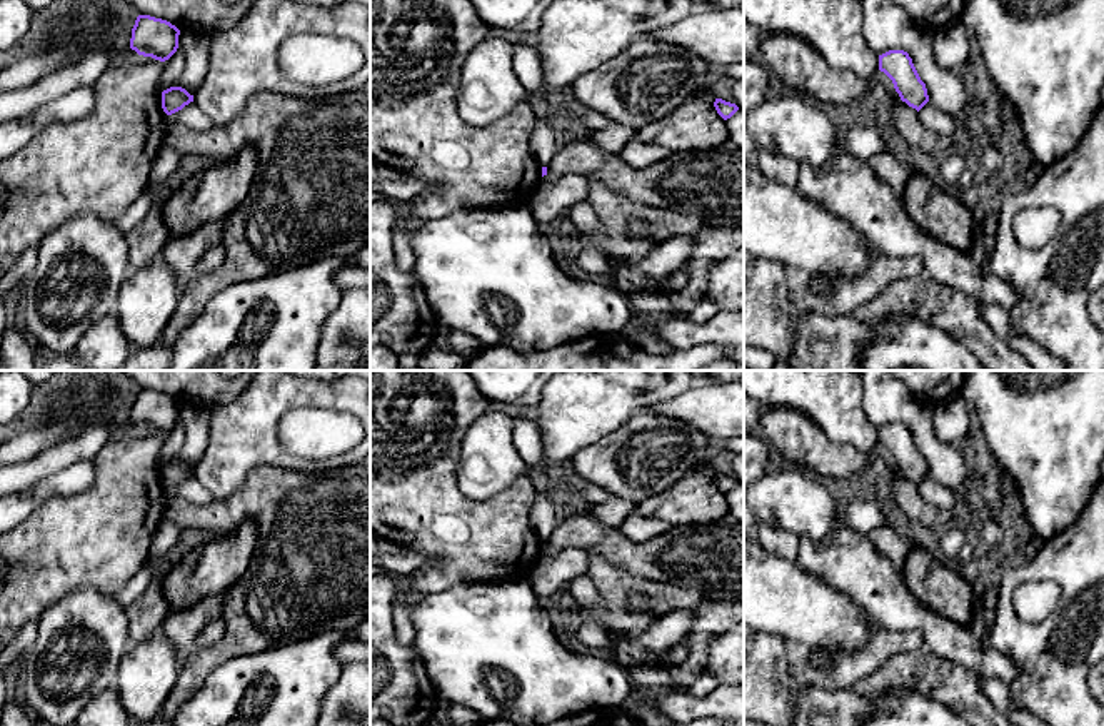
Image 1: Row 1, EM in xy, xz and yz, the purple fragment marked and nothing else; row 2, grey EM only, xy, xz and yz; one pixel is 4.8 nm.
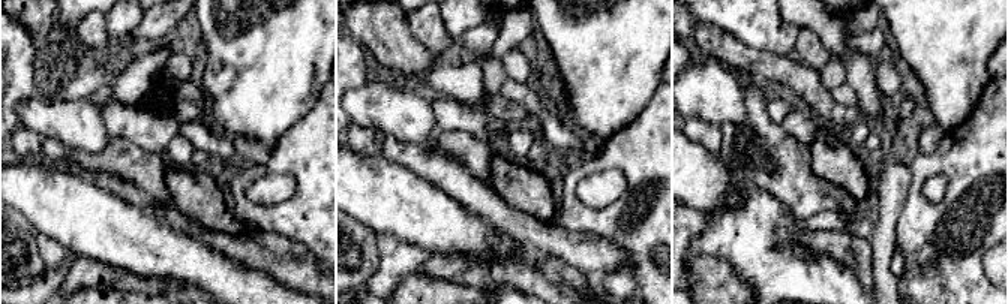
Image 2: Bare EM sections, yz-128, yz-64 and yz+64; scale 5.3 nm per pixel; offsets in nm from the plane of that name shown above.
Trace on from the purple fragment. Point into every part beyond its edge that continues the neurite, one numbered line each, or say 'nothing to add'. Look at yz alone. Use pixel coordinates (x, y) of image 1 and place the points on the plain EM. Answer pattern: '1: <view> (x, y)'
nothing to add

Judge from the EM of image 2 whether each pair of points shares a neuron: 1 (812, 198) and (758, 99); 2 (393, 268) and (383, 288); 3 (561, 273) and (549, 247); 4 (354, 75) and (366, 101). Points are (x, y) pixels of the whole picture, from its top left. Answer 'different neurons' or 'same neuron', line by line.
1: same neuron
2: same neuron
3: different neurons
4: different neurons

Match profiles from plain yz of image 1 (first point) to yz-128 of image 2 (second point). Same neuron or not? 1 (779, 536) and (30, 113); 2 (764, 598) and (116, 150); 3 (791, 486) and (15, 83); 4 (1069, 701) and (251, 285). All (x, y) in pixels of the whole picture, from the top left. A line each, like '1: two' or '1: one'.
1: two
2: two
3: two
4: two

